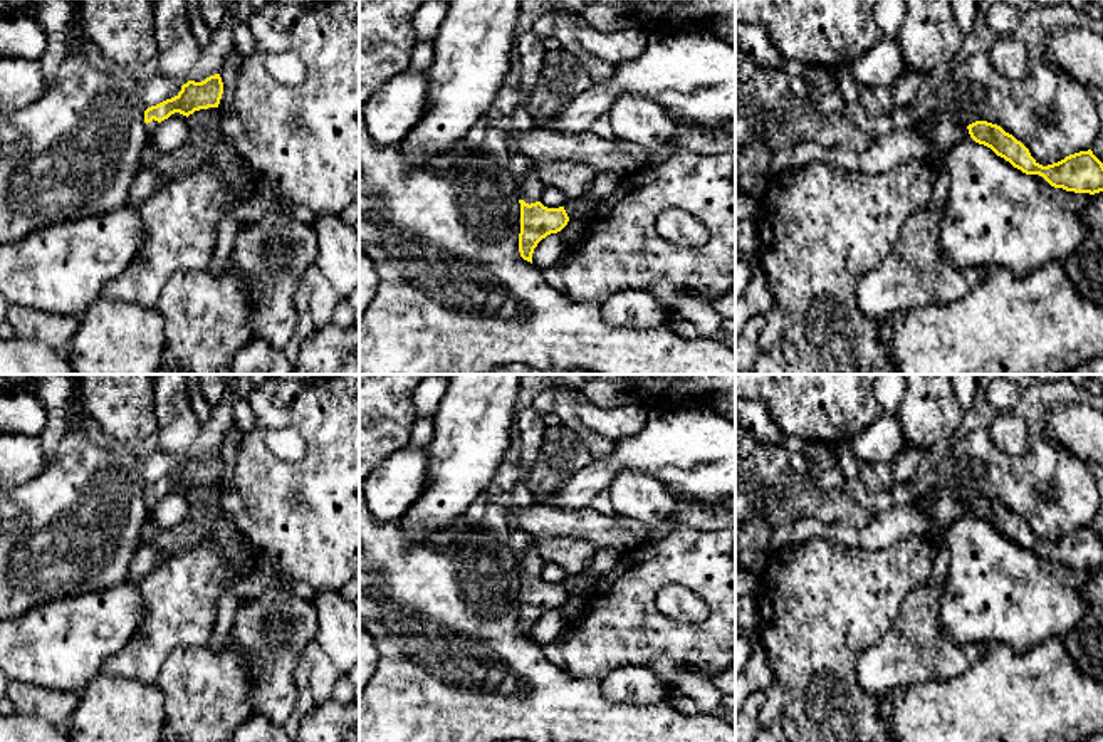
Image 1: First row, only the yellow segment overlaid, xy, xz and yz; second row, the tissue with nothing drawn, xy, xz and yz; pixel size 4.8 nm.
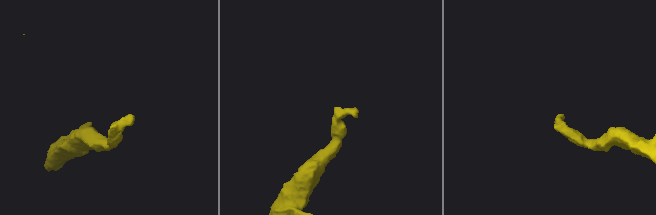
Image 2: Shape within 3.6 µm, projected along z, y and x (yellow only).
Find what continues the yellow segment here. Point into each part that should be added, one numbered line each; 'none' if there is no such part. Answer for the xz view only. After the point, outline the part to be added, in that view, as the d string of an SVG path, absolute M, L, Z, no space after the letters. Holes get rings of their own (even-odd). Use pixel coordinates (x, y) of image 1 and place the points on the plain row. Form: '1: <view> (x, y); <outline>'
1: xz (531, 564); M531 542L519 561L519 576L524 576L525 579L536 579L541 576L541 571L544 567L544 561L539 554L539 549L534 542Z

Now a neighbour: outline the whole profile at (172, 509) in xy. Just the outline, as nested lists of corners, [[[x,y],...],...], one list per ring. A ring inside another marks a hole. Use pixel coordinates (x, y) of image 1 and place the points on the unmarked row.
[[[175,489],[168,495],[161,497],[156,505],[148,510],[144,527],[144,546],[149,549],[151,537],[170,527],[178,525],[190,514],[186,492]]]

